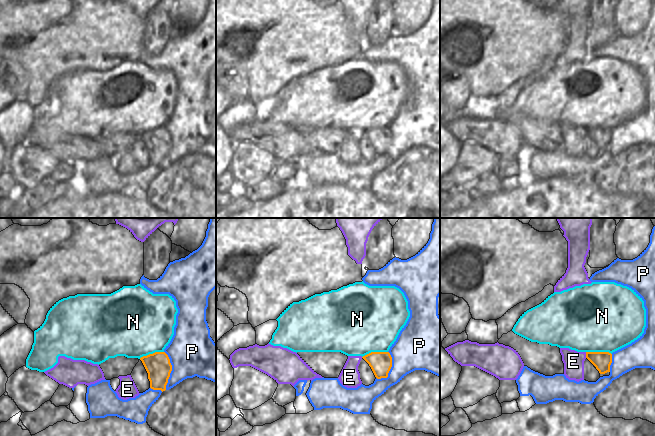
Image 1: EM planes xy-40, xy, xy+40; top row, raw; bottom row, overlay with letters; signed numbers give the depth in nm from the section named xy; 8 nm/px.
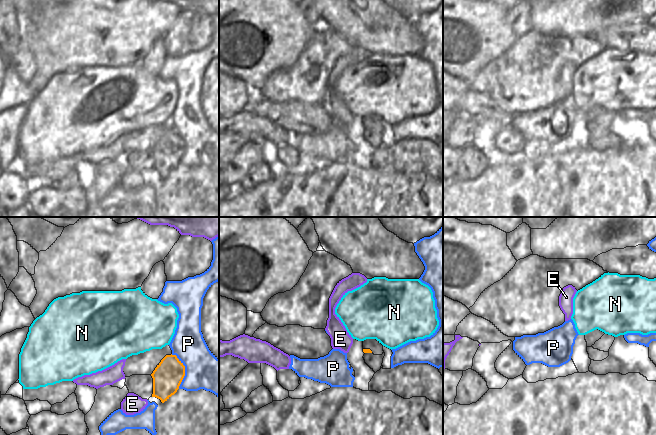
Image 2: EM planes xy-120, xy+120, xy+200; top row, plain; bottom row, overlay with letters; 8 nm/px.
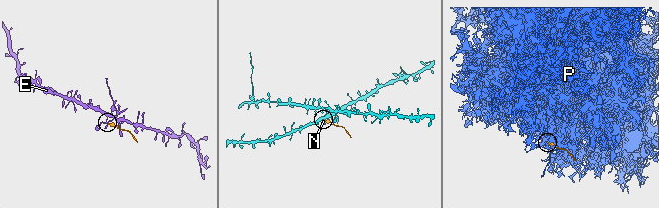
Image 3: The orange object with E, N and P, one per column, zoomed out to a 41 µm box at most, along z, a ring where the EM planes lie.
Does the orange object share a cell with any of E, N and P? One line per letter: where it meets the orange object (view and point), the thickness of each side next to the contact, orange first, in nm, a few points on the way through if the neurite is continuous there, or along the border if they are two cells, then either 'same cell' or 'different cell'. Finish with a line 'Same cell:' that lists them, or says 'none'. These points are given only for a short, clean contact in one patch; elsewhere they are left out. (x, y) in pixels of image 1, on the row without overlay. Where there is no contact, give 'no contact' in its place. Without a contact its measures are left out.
E: meets orange in xy+40 at (586, 131); 140 nm thick on the orange side, 160 nm on the other; border along xy+40 (585, 128), (586, 133); different cell
N: meets orange in xy at (374, 128); 180 nm thick on the orange side, 480 nm on the other; different cell
P: meets orange in xy-40 at (171, 146); 200 nm thick on the orange side, 380 nm on the other; different cell
Same cell: none

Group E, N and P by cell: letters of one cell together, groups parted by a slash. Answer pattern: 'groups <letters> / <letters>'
groups E / N / P

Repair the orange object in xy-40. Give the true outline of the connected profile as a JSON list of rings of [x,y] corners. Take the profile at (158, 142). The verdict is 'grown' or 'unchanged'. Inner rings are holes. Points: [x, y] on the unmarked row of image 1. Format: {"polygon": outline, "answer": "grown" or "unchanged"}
{"polygon": [[[155,128],[140,134],[150,157],[150,164],[153,166],[166,166],[166,161],[172,147],[170,135],[165,128]]], "answer": "unchanged"}

